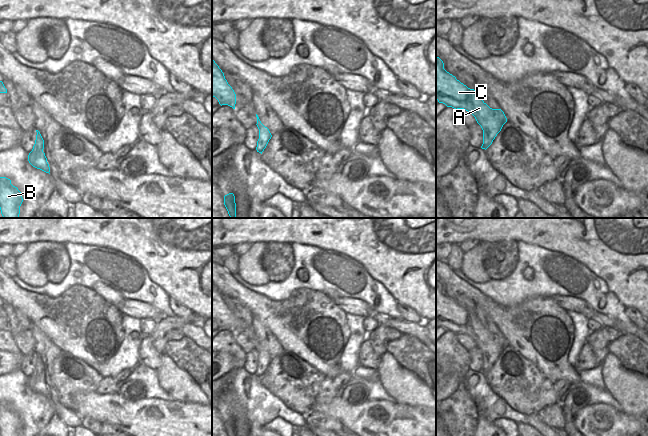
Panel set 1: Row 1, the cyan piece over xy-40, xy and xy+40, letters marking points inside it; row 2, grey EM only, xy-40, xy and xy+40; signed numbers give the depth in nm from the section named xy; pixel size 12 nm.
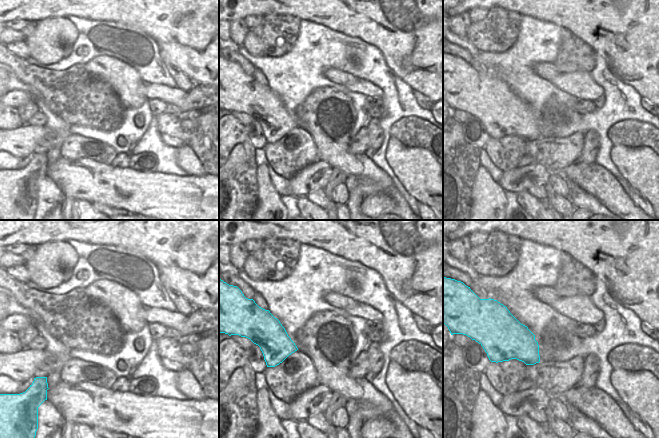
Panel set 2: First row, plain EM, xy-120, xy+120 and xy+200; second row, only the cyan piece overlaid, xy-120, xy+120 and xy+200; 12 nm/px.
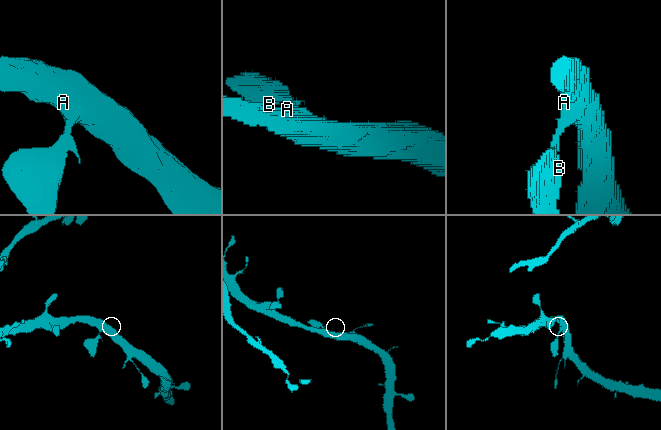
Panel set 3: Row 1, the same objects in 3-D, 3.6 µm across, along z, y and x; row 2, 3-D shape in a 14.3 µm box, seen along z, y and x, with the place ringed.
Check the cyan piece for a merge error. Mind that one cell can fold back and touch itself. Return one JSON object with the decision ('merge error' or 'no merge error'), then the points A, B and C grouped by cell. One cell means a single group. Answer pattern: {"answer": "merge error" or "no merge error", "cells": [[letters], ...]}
{"answer": "no merge error", "cells": [["A", "B", "C"]]}

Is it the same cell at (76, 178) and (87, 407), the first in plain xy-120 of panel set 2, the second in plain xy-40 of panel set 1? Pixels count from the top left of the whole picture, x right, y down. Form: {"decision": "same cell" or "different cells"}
{"decision": "same cell"}

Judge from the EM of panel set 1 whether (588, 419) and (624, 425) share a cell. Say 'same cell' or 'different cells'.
same cell

